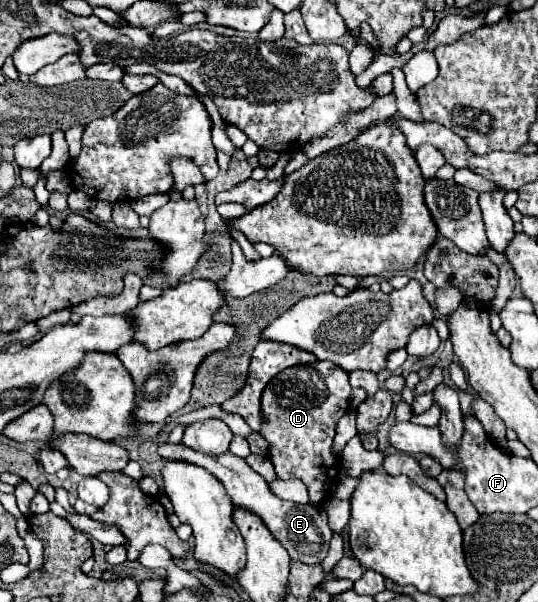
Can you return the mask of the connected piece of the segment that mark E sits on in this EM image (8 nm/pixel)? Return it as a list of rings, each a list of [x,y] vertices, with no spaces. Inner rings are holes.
[[[160,444],[158,446],[158,454],[162,458],[178,458],[178,460],[186,460],[192,462],[196,466],[206,468],[210,474],[214,474],[226,488],[228,496],[232,498],[232,504],[236,508],[244,508],[252,514],[256,514],[272,532],[272,536],[288,550],[292,560],[304,562],[304,564],[320,564],[326,554],[328,554],[328,546],[330,546],[330,538],[332,538],[332,530],[328,526],[328,516],[326,510],[322,506],[314,506],[314,504],[296,504],[292,500],[282,500],[278,498],[268,482],[256,474],[246,462],[244,458],[238,458],[230,452],[222,454],[222,456],[208,456],[208,454],[200,454],[194,452],[190,448],[186,448],[184,444]]]

